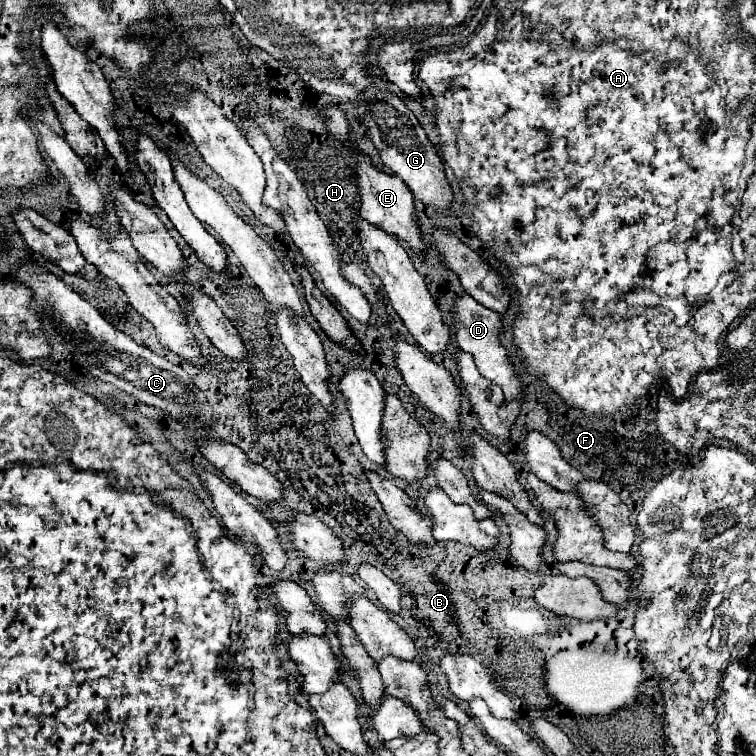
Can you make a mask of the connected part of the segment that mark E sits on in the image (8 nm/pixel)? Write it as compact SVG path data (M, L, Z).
M355 154L355 162L357 162L357 182L359 182L359 194L361 194L361 208L359 214L379 226L381 230L405 240L409 244L409 248L419 256L425 258L425 240L421 236L419 230L419 222L417 222L417 214L415 214L415 204L413 204L413 192L403 184L403 180L399 178L391 178L385 172L377 170L367 156Z

